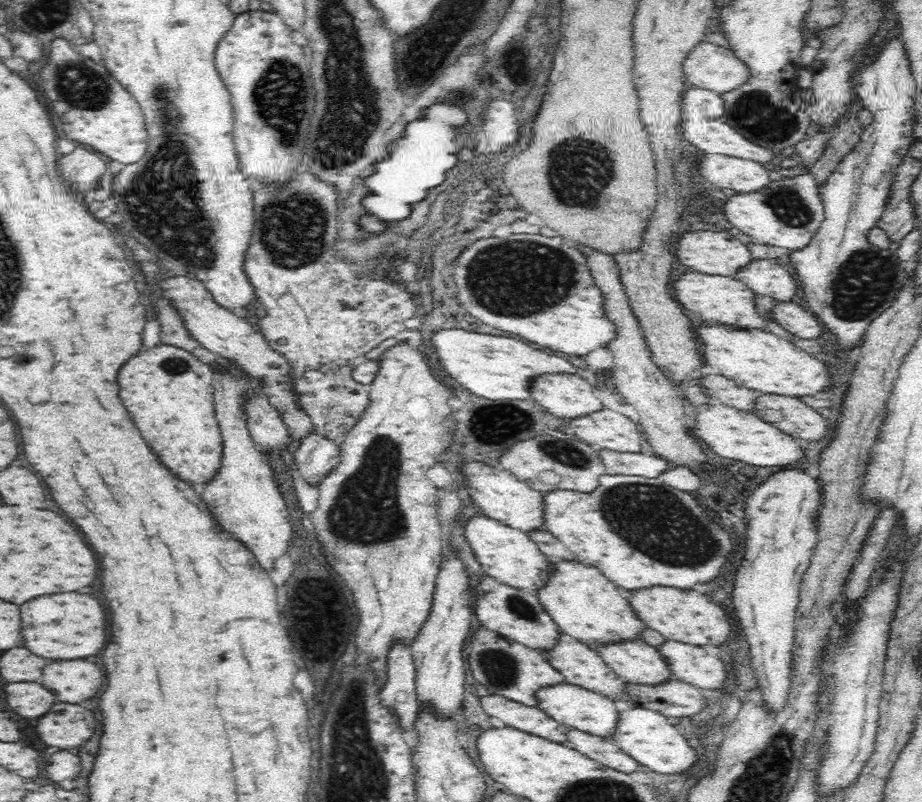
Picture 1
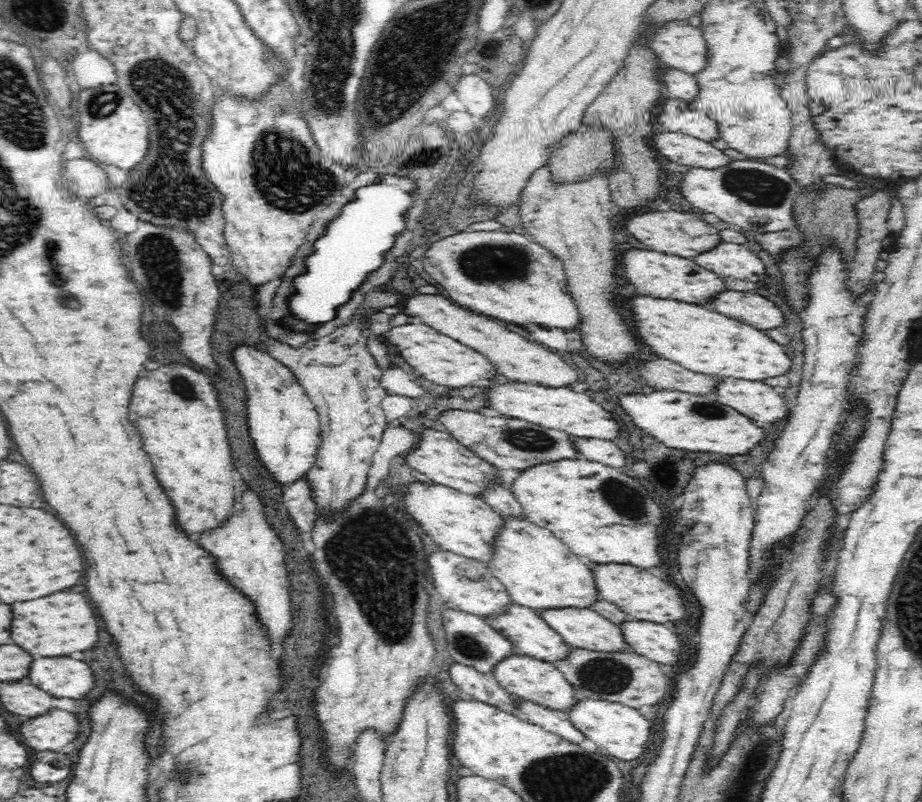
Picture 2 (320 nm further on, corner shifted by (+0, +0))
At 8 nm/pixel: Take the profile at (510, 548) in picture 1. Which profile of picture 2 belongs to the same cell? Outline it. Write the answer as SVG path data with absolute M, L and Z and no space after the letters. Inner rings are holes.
M427 480L412 482L408 486L409 492L403 495L402 506L416 519L422 532L430 536L437 548L485 565L494 560L494 544L506 526L503 515L494 511L484 499L456 492L447 486L429 483Z

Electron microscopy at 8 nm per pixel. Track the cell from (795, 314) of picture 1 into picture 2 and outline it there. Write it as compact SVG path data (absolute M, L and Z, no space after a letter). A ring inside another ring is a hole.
M724 290L716 300L712 300L711 308L758 330L782 328L786 324L784 312L776 302L752 292Z

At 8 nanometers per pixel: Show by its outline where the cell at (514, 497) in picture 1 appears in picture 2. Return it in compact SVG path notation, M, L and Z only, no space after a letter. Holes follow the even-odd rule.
M425 428L419 436L418 446L404 458L404 462L415 471L422 473L425 480L474 497L480 497L484 492L488 492L492 484L498 484L498 482L504 484L501 475L498 478L499 468L497 466L480 458L451 434Z

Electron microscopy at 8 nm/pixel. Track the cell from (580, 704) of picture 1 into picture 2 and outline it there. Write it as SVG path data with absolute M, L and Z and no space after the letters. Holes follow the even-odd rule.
M516 654L516 656L502 660L494 668L493 676L514 697L522 701L533 702L546 709L567 713L572 711L578 702L581 702L578 691L555 664L524 654Z

